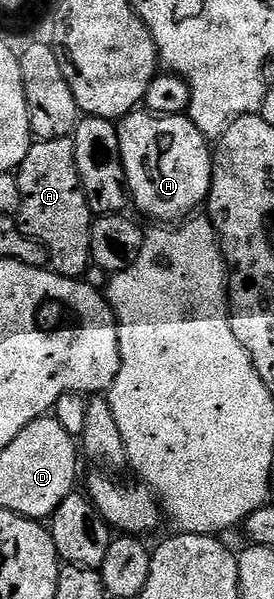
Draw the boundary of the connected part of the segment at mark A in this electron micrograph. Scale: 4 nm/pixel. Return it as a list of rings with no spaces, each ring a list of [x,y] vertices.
[[[71,137],[36,140],[19,164],[17,176],[21,187],[21,211],[17,218],[19,230],[45,246],[47,260],[54,272],[62,277],[82,278],[93,263],[93,214],[81,187],[74,140]]]

